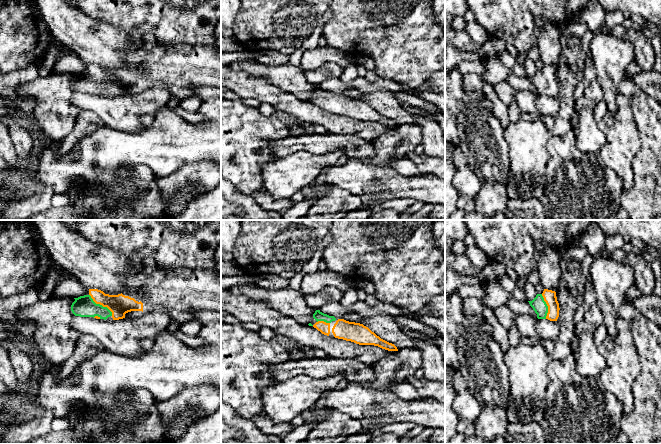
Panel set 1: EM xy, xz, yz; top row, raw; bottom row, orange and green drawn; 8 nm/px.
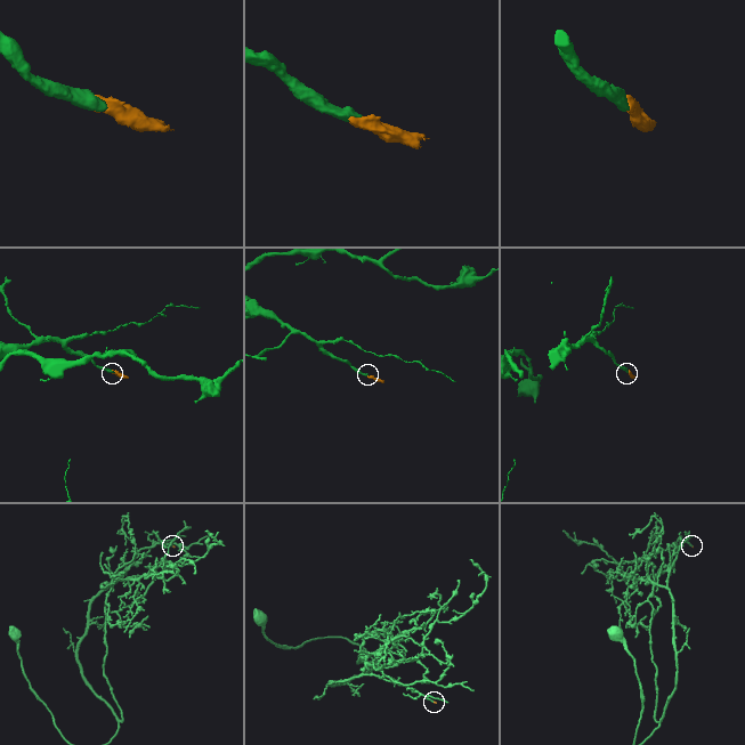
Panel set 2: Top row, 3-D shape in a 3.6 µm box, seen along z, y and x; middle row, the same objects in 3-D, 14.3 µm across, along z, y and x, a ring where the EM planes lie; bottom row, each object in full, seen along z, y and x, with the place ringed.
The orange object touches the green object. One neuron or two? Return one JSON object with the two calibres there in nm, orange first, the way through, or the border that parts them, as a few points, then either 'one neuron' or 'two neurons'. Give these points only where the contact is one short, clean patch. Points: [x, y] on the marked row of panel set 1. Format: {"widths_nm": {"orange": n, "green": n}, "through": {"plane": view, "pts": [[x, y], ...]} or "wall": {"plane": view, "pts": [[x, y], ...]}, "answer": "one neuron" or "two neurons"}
{"widths_nm": {"orange": 170, "green": 170}, "through": {"plane": "xy", "pts": [[119, 305], [101, 304], [84, 306]]}, "answer": "one neuron"}

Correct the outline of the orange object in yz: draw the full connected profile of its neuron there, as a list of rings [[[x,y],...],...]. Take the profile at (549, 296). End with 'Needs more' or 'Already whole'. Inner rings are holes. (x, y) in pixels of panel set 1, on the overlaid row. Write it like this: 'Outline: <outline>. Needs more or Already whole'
Outline: [[[544,289],[542,294],[537,294],[532,301],[528,302],[538,319],[557,321],[560,308],[555,291]]]. Needs more

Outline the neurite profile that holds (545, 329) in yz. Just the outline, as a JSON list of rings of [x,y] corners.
[[[537,319],[535,321],[536,336],[542,340],[557,340],[559,334],[559,326],[556,321],[548,319]]]

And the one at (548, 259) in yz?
[[[541,240],[535,242],[535,259],[539,280],[544,289],[557,292],[561,280],[561,254]]]

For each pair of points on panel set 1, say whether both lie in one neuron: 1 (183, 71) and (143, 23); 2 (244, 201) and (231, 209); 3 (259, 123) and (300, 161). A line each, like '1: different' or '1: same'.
1: different
2: different
3: different

